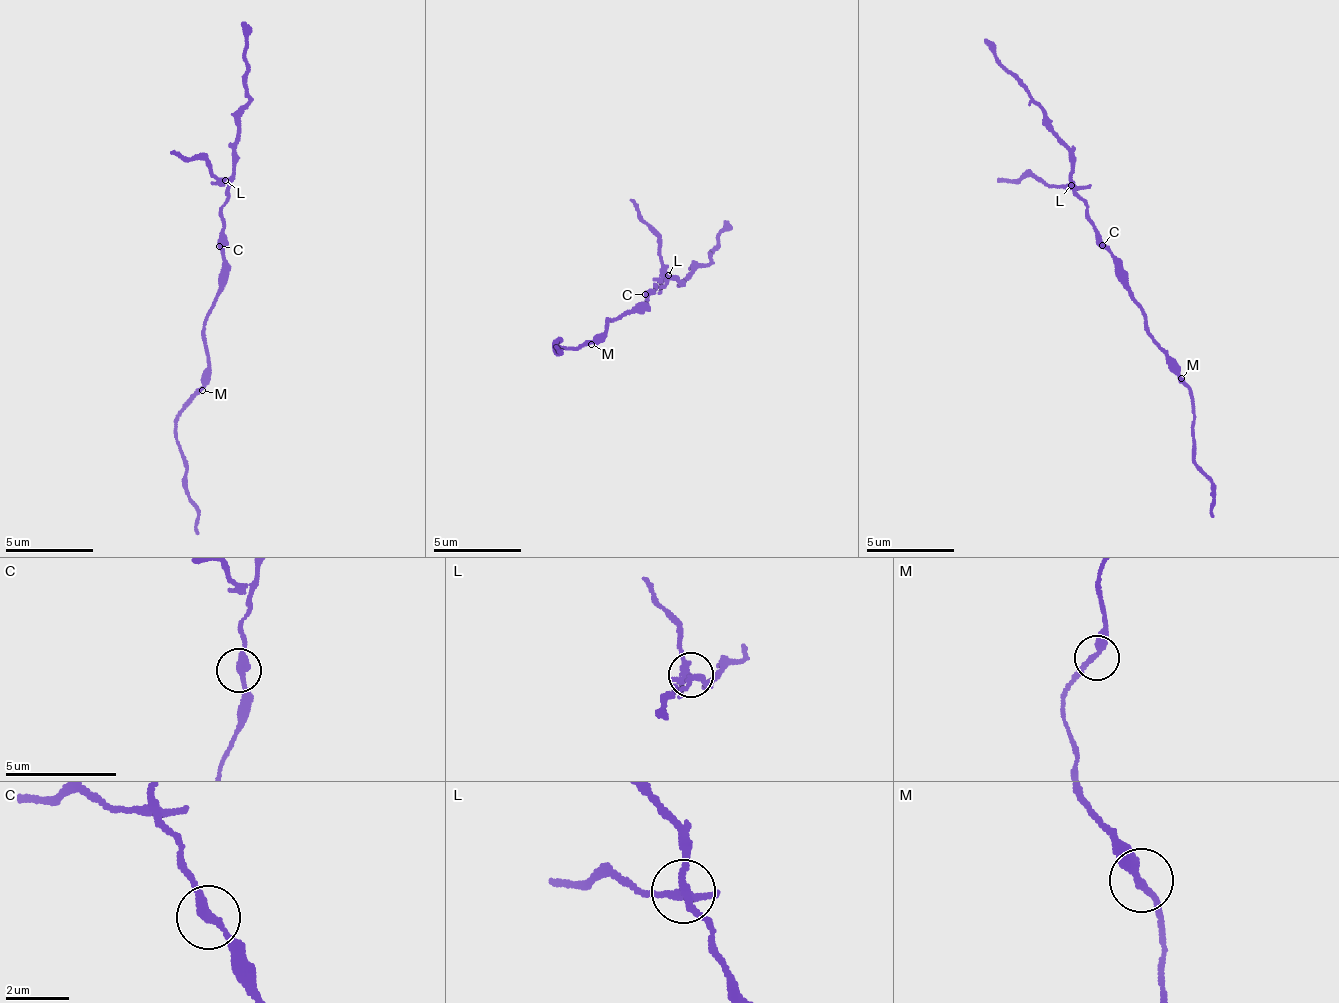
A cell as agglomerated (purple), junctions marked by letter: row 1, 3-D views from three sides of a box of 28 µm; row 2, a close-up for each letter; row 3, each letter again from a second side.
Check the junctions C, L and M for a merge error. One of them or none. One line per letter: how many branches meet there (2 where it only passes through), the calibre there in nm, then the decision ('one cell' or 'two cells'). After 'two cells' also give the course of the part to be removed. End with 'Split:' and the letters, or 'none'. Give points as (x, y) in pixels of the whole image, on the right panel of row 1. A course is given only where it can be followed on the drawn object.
C: 2 | 280 nm | one cell
L: 3 | 240 nm | two cells | (1069, 183), (1045, 186), (1025, 175), (999, 181)
M: 2 | 300 nm | one cell
Split: L

